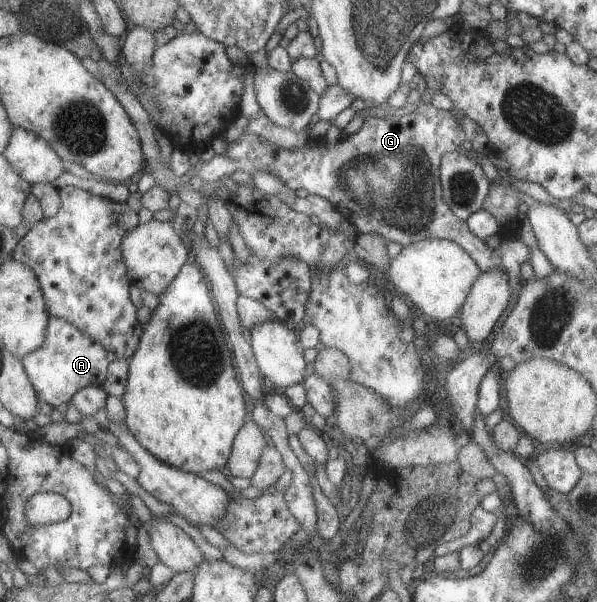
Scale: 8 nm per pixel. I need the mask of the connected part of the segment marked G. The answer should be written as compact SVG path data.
M426 103L416 109L409 114L396 113L381 119L370 115L356 133L340 136L335 143L328 143L328 145L318 132L317 135L310 137L304 147L293 151L276 147L274 143L264 141L264 138L258 137L256 133L246 131L238 141L229 143L229 148L226 148L224 155L214 156L209 161L195 160L189 175L198 177L204 183L213 182L217 185L219 179L225 175L233 177L243 171L251 175L258 169L264 169L278 175L293 191L304 189L308 193L328 199L348 222L357 227L358 234L380 233L387 242L398 243L402 247L424 239L439 238L454 241L470 253L478 263L480 271L503 269L500 265L500 257L481 238L478 238L478 235L474 235L466 221L454 215L453 210L444 200L442 159L446 153L456 152L456 149L462 147L464 141L468 139L464 127L450 110L444 111Z

